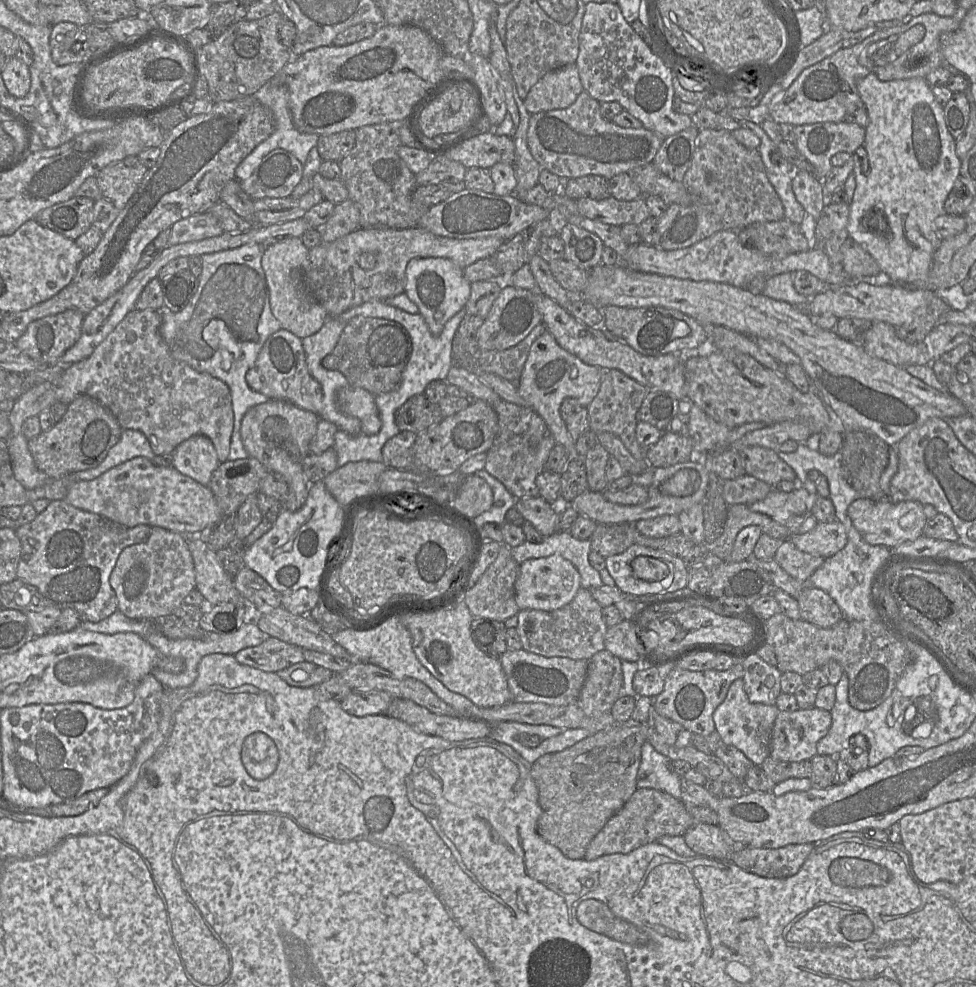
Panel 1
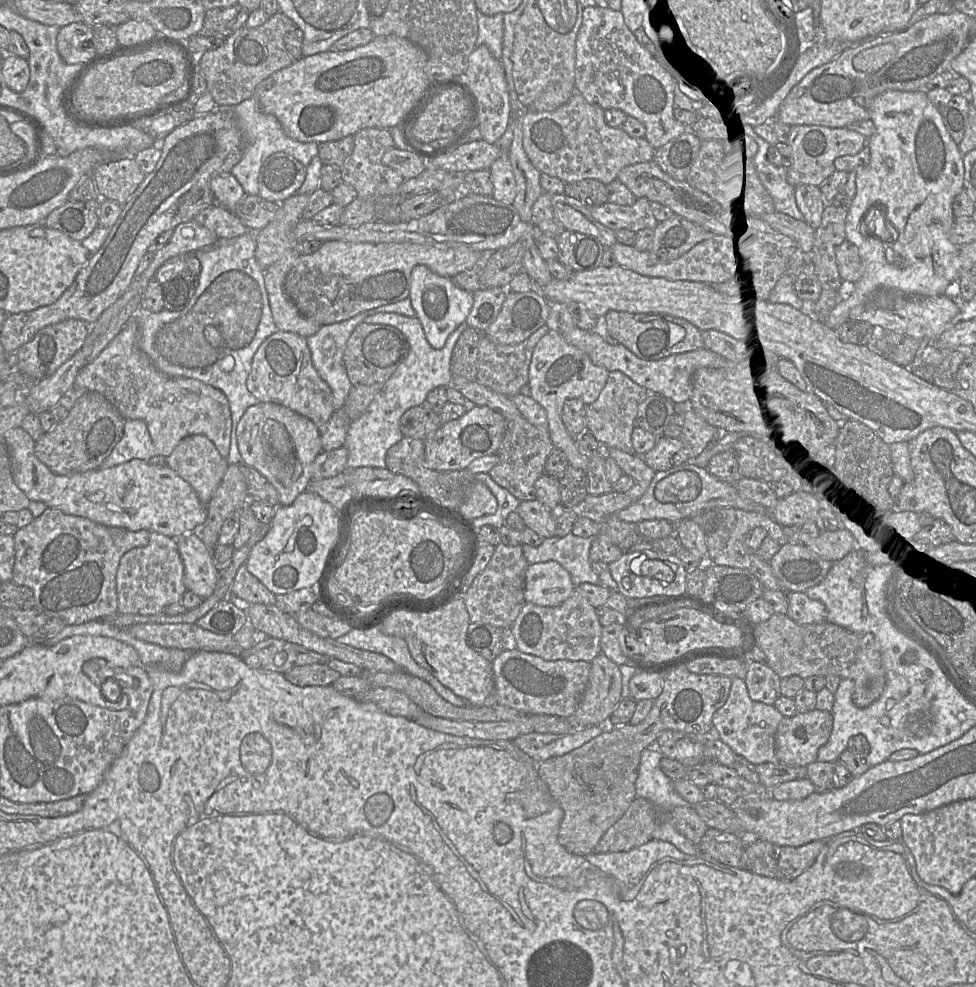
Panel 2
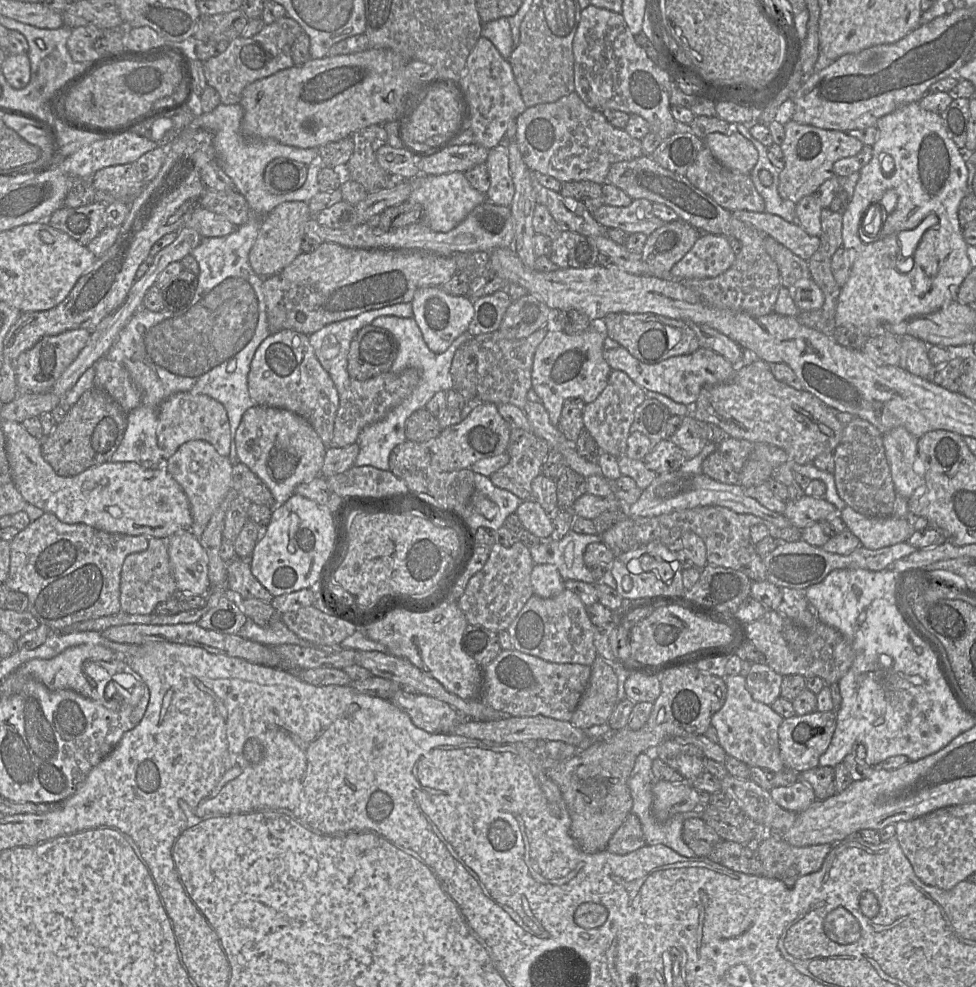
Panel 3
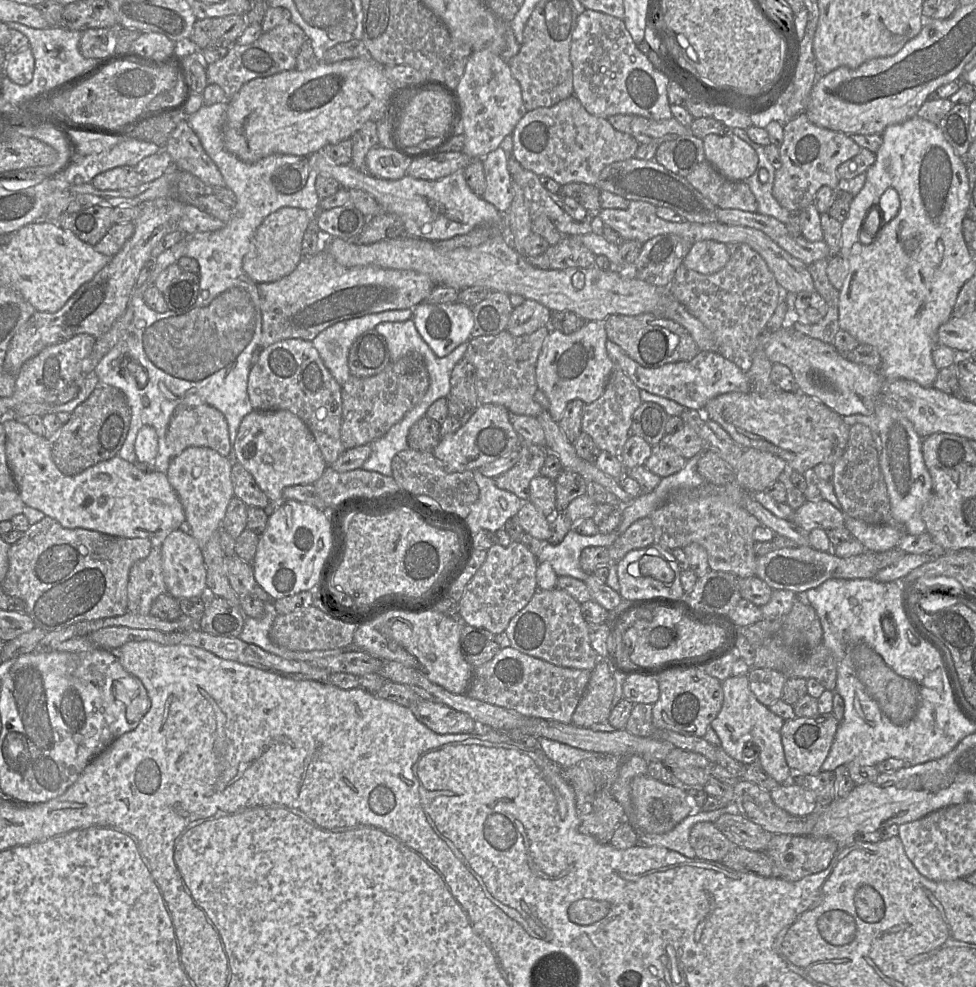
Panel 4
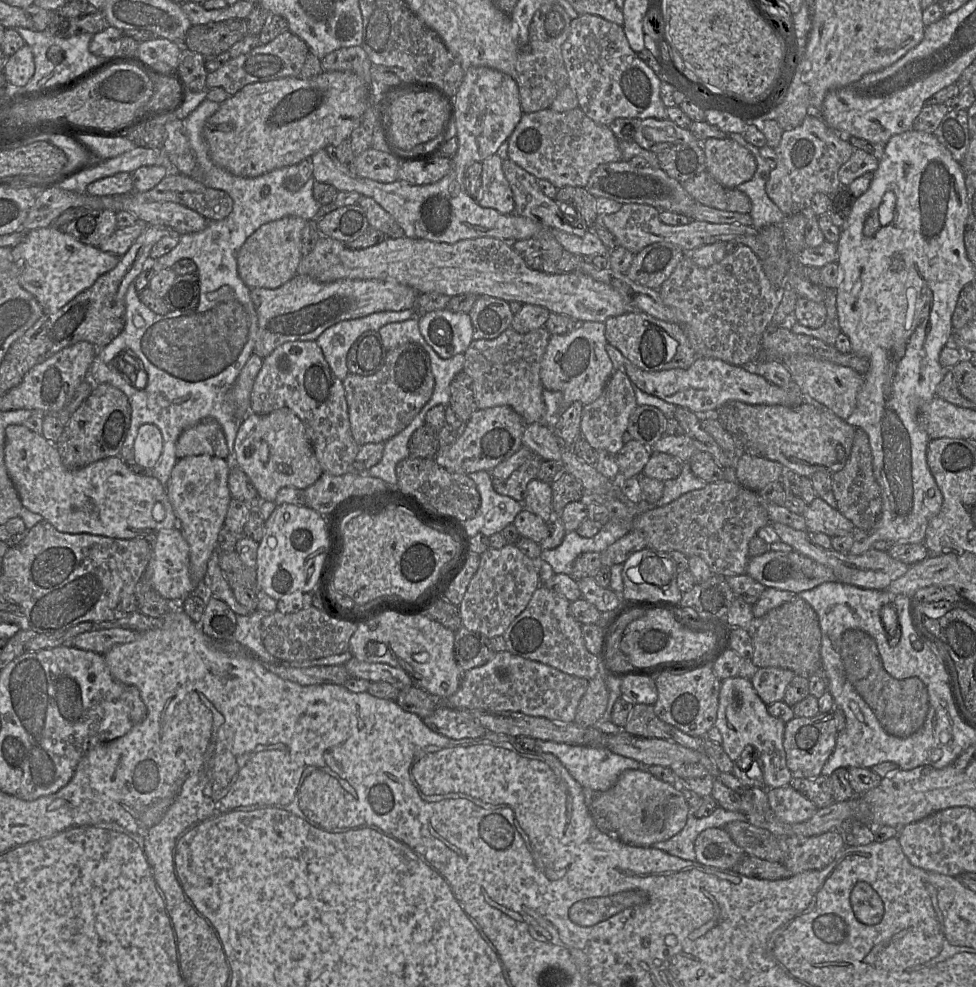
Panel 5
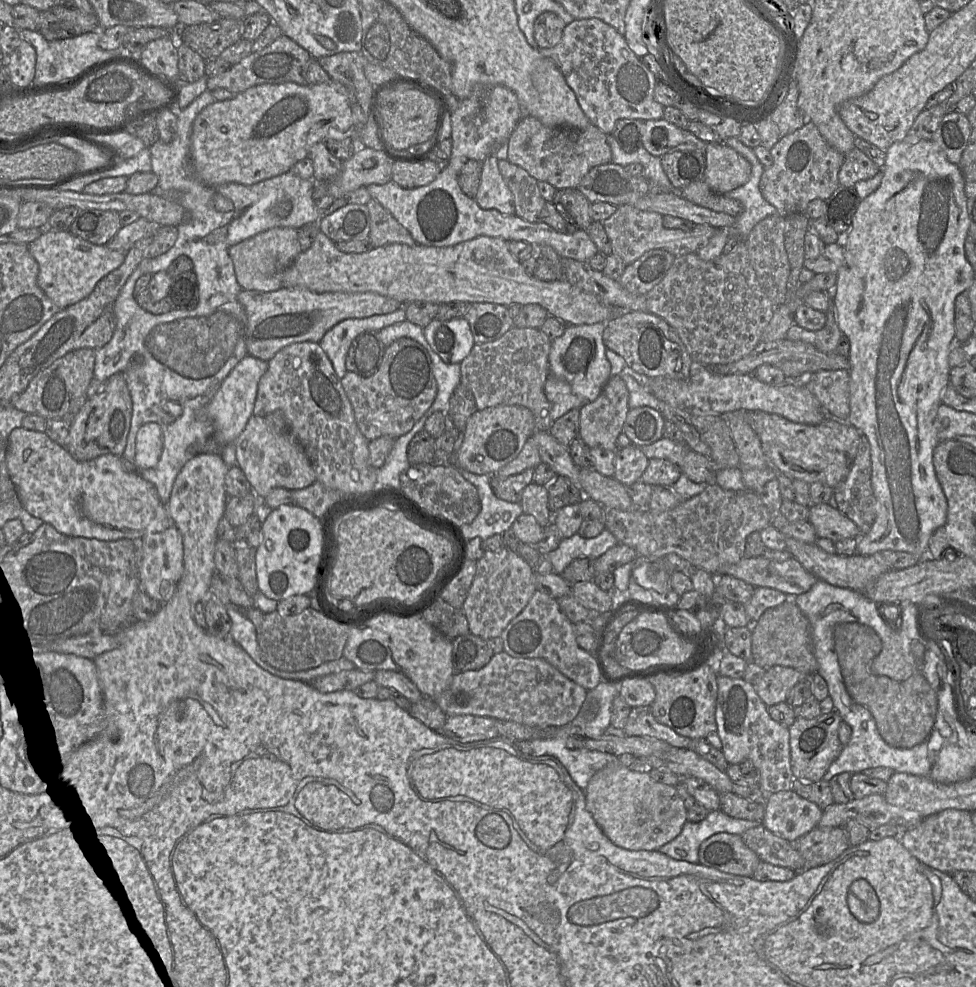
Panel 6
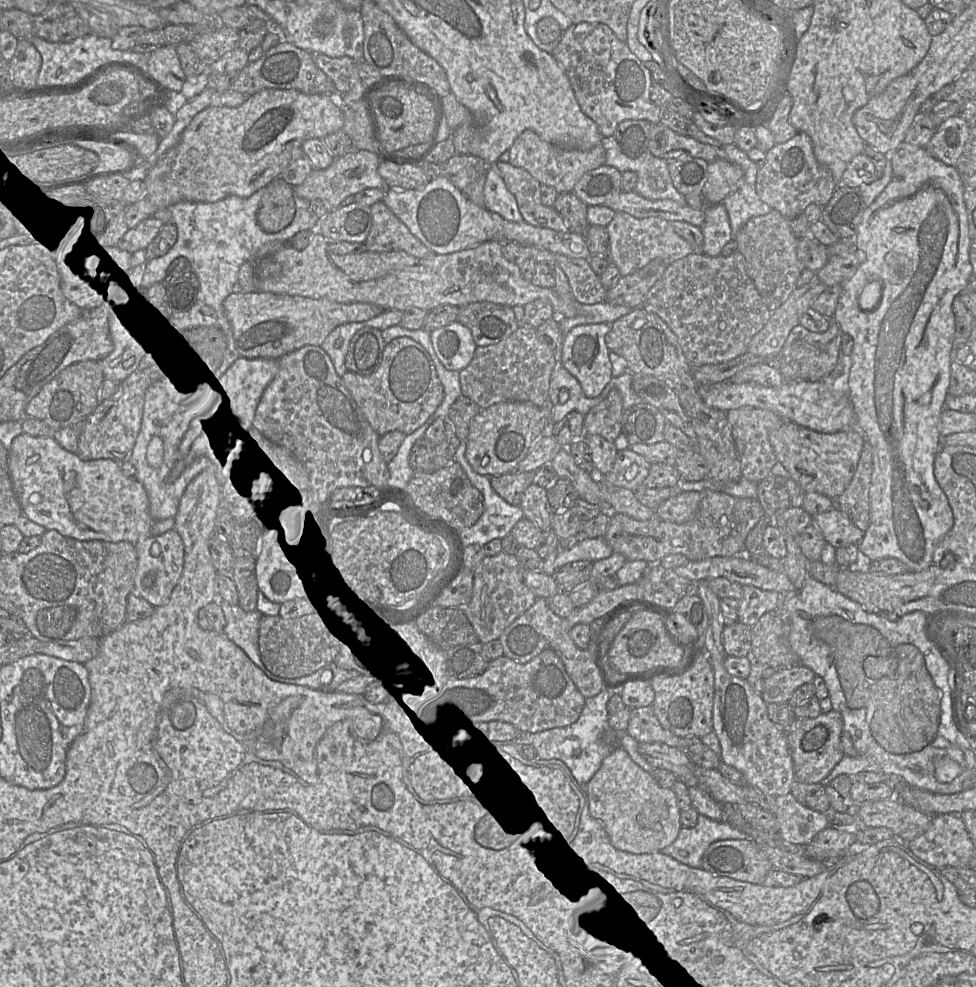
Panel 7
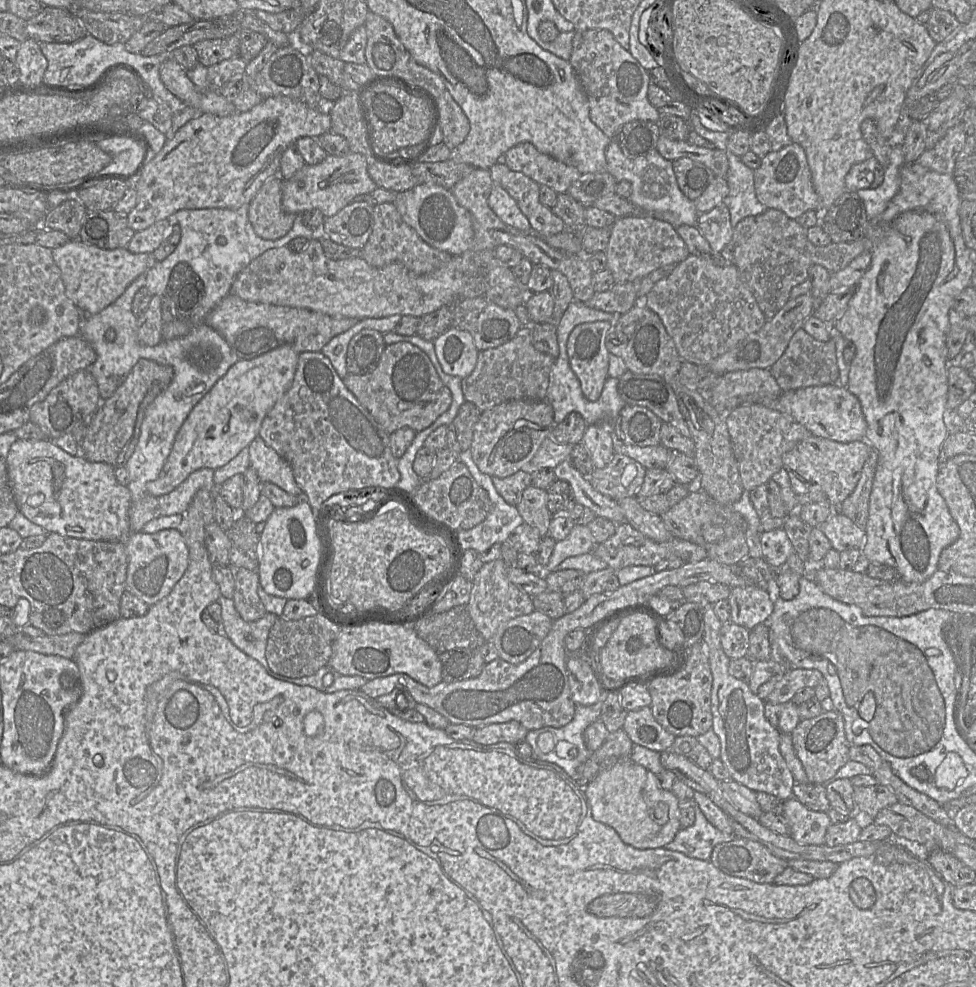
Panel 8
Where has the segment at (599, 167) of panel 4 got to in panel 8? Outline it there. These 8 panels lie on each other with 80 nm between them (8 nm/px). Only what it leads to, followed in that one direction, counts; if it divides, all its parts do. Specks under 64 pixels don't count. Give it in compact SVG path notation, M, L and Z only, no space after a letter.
M530 142L517 144L509 149L506 152L506 165L540 185L552 188L558 194L566 193L582 175L577 168L540 152Z

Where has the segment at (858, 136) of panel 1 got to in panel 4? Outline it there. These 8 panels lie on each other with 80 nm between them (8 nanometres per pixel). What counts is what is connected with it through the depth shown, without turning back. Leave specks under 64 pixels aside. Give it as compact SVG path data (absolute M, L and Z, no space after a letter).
M801 113L784 124L784 139L779 147L782 165L775 171L772 194L777 202L791 213L799 213L813 203L817 191L822 186L838 189L839 176L837 168L840 164L853 158L861 147L843 132L822 128L812 123L805 113Z

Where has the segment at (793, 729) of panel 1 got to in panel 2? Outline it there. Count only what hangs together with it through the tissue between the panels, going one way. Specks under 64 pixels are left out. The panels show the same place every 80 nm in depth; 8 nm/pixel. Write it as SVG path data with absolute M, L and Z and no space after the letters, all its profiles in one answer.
M817 708L783 717L775 740L777 760L788 766L807 766L815 762L820 747L827 743L832 729L832 713Z

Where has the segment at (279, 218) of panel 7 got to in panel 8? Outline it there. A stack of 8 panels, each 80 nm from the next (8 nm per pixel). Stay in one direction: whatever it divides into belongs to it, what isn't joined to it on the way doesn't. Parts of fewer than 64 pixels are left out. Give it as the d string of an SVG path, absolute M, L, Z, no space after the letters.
M279 175L269 178L249 203L249 222L255 233L266 240L276 240L285 236L296 218L296 214L287 213L282 208L282 184L283 179Z

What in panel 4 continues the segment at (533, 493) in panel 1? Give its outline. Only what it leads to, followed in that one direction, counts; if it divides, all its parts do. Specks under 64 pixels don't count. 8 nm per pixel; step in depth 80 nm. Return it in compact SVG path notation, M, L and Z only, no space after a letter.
M520 439L517 445L519 461L508 471L493 478L496 487L512 492L522 501L529 501L530 482L540 475L545 459L550 453L546 446L535 445Z

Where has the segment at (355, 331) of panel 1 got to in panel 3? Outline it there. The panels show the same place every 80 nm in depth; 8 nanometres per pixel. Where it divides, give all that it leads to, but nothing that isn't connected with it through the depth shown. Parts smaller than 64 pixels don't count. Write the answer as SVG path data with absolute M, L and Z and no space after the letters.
M366 325L350 343L347 371L351 379L367 380L389 372L397 355L398 342L389 331Z

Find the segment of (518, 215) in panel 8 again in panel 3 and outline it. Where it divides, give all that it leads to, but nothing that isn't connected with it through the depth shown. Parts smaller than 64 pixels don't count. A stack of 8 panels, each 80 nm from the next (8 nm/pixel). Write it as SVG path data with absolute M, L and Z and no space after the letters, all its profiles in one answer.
M497 145L491 149L485 164L490 179L487 201L499 206L511 206L515 187L510 173L508 147Z

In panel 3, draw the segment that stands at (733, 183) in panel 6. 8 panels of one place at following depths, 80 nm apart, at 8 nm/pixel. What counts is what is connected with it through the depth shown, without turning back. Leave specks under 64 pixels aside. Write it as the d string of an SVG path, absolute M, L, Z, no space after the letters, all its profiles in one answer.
M714 132L704 139L713 156L730 170L750 174L758 161L756 147L741 133Z

